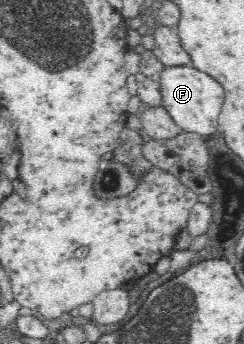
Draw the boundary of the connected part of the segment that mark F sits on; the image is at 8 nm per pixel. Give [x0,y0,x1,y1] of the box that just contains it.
[158,65,226,134]

